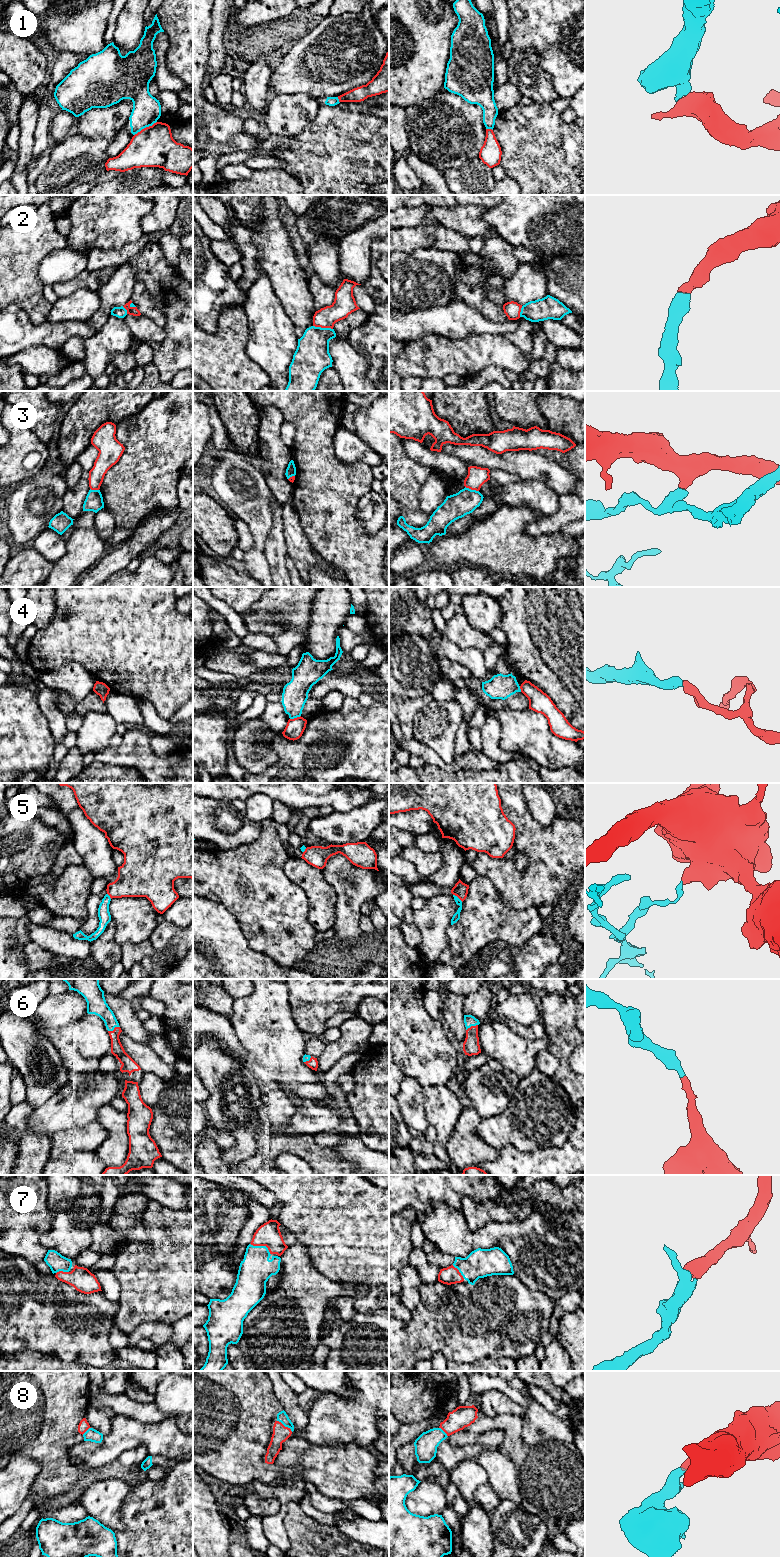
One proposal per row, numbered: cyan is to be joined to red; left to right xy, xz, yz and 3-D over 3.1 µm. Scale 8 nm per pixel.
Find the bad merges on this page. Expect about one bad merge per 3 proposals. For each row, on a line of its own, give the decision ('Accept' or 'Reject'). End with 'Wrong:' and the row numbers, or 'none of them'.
1: Reject
2: Accept
3: Reject
4: Reject
5: Reject
6: Accept
7: Accept
8: Accept
Wrong: 1, 3, 4, 5

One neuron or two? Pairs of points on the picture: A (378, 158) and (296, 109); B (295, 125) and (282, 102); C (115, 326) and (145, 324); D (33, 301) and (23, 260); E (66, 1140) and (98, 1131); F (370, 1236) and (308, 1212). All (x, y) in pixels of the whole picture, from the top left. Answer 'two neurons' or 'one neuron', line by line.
A: two neurons
B: one neuron
C: two neurons
D: one neuron
E: one neuron
F: one neuron

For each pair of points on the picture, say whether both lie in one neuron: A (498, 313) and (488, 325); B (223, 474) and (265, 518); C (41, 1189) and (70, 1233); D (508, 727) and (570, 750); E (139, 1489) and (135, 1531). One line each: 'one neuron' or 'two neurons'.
A: two neurons
B: one neuron
C: two neurons
D: one neuron
E: one neuron

